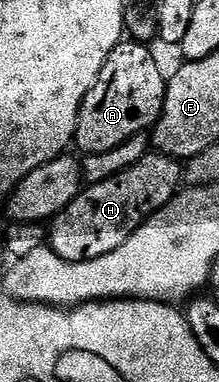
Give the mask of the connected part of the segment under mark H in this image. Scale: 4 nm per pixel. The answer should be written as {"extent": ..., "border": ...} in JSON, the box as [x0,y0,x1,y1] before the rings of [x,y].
{"extent":[47,151,183,261],"border":[[[150,151],[139,163],[135,163],[118,177],[107,179],[103,183],[86,184],[74,201],[53,218],[47,229],[47,245],[59,255],[59,259],[68,261],[90,261],[99,259],[127,243],[127,239],[142,225],[148,217],[159,212],[165,204],[176,197],[183,185],[183,165],[175,157],[165,153]]]}

